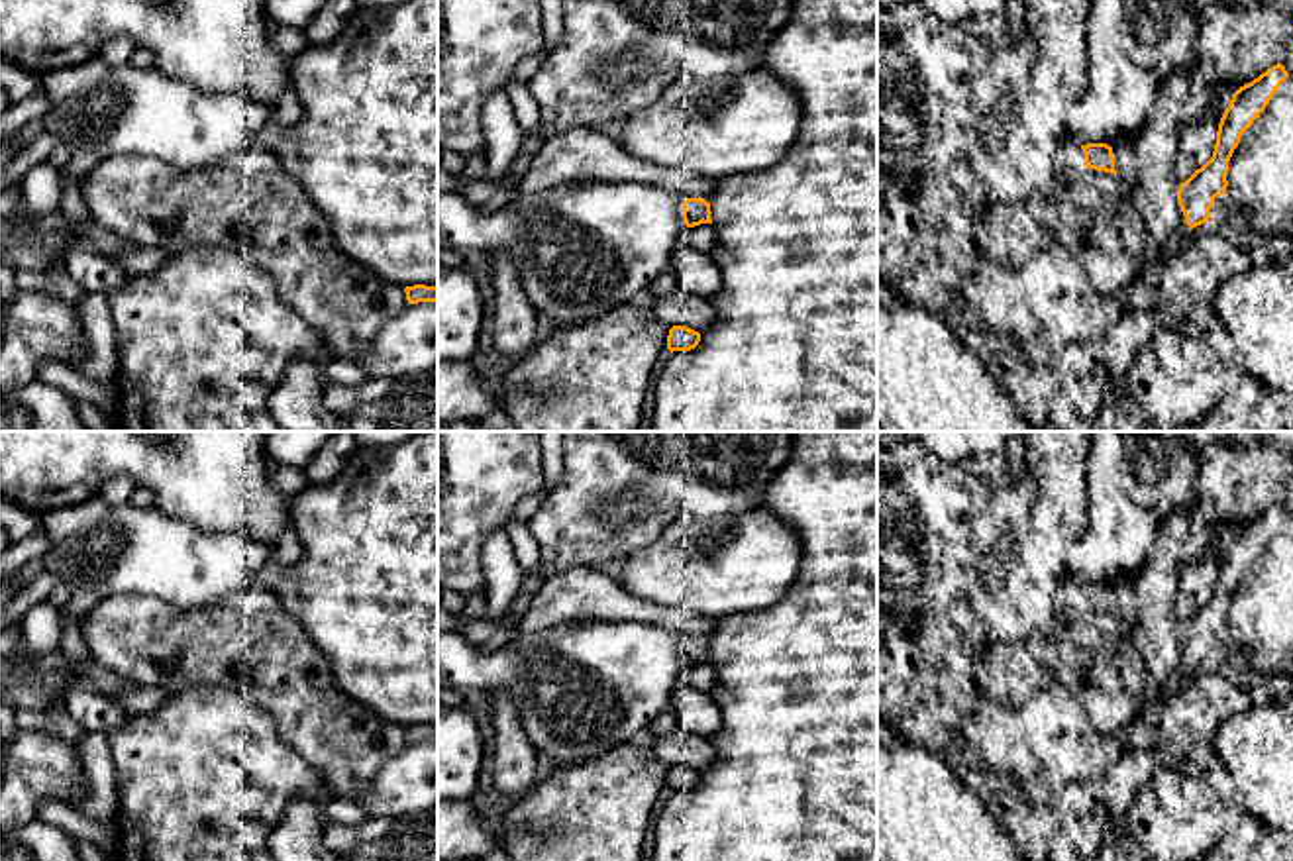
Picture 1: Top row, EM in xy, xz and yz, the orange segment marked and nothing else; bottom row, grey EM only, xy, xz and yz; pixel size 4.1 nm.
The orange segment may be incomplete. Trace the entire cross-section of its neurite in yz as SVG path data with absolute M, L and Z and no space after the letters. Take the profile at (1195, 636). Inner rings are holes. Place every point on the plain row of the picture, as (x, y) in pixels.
M1277 502L1232 533L1218 563L1213 596L1177 628L1177 641L1189 669L1209 661L1215 637L1226 632L1228 600L1242 573L1260 557L1287 516L1285 506Z

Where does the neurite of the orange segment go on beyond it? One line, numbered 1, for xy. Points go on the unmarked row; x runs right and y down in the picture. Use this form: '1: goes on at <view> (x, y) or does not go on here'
1: does not go on here

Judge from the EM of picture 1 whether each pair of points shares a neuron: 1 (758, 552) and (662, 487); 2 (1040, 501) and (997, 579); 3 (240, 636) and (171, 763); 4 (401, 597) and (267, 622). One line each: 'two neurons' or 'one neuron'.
1: two neurons
2: one neuron
3: two neurons
4: two neurons

